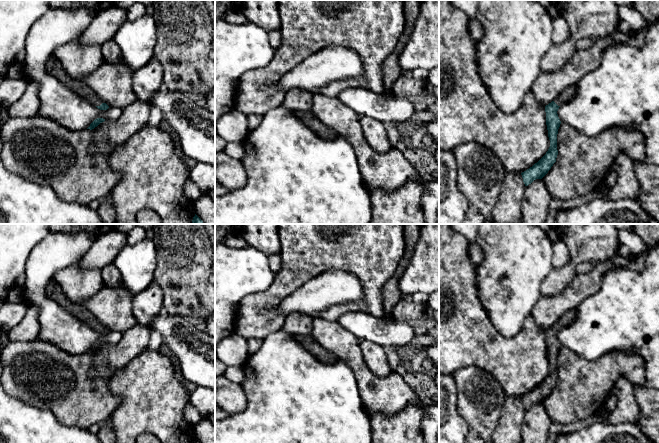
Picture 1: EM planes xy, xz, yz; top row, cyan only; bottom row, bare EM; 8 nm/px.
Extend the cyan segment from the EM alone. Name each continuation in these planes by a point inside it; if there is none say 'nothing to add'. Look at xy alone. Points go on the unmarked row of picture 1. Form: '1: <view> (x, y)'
1: xy (55, 292)

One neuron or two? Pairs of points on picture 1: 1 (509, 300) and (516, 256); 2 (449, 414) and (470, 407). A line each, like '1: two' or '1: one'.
1: one
2: two

